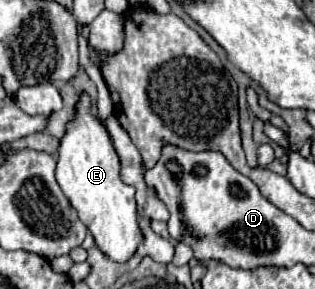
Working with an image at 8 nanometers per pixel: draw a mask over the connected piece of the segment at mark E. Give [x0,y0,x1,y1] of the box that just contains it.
[56,91,142,261]

